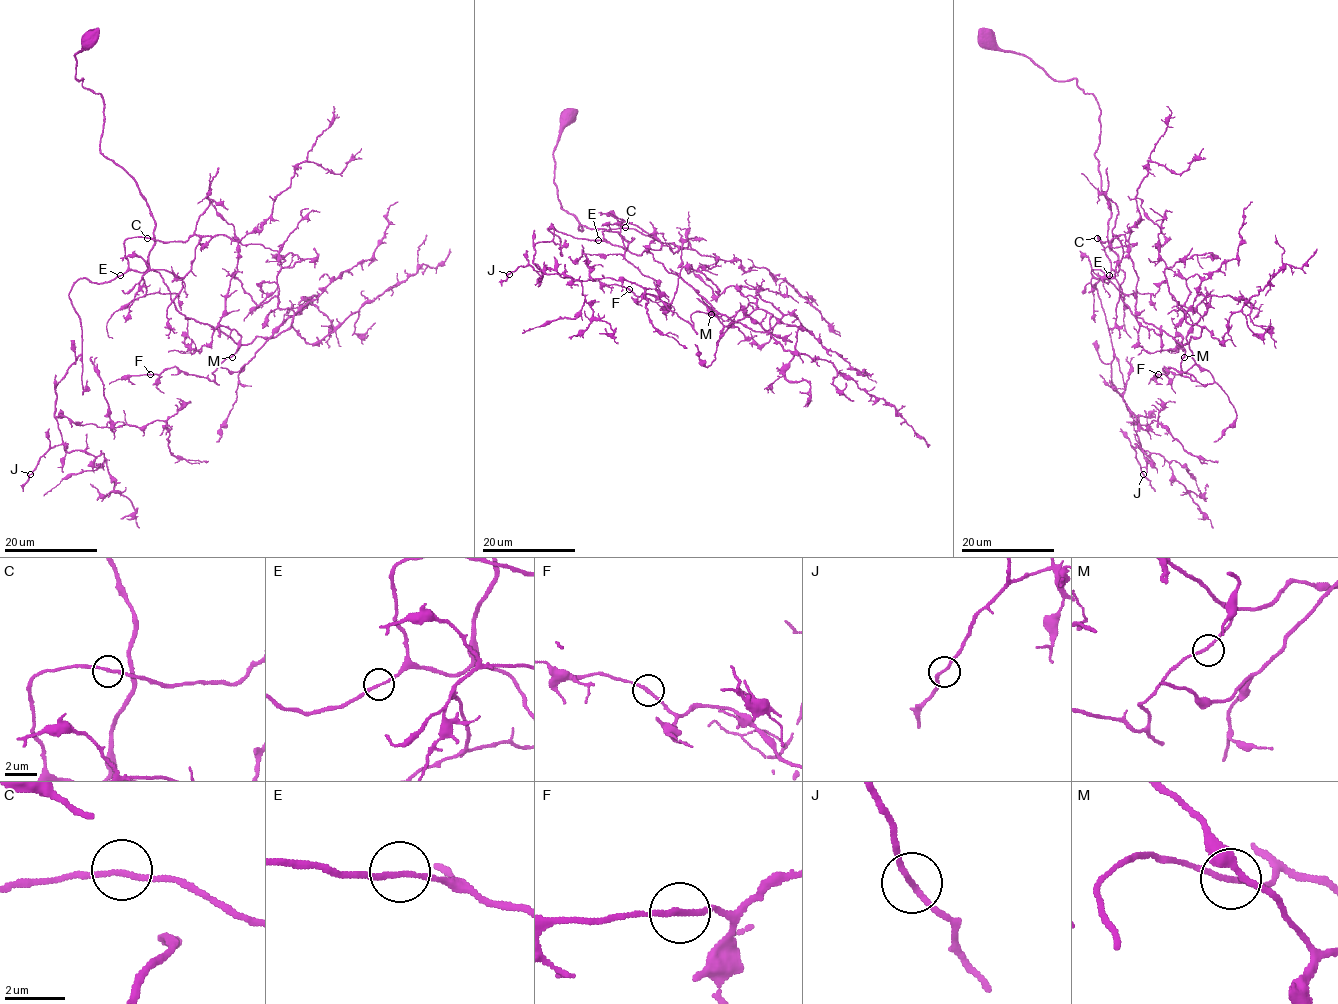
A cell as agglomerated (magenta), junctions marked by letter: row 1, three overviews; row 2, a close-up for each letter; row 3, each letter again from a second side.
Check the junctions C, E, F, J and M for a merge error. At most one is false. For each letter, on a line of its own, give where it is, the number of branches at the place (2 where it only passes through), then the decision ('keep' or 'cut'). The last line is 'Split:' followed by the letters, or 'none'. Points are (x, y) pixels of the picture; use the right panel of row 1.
C: place (1097, 238); branches 2; keep
E: place (1109, 275); branches 2; keep
F: place (1158, 374); branches 2; keep
J: place (1143, 474); branches 2; keep
M: place (1184, 357); branches 2; keep
Split: none

